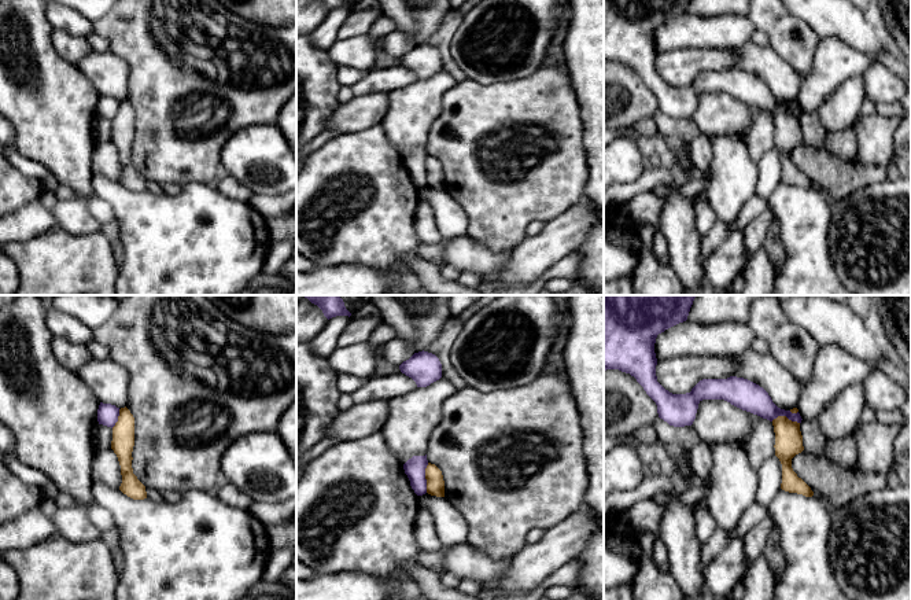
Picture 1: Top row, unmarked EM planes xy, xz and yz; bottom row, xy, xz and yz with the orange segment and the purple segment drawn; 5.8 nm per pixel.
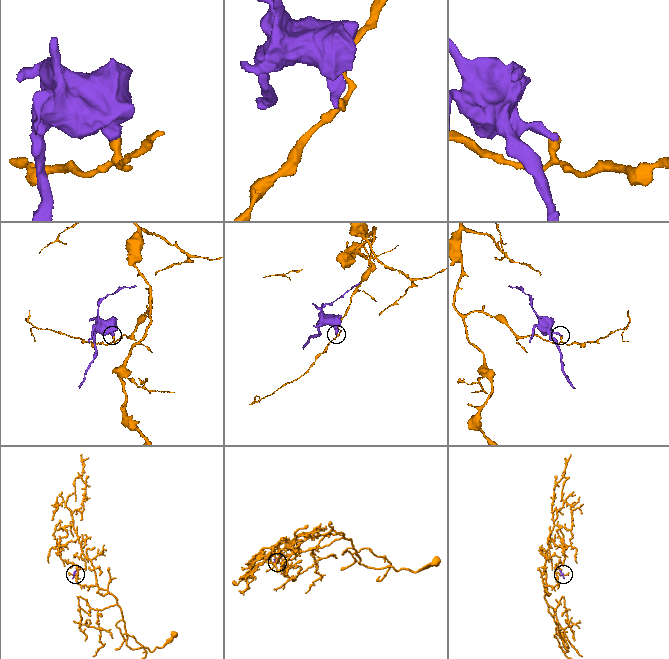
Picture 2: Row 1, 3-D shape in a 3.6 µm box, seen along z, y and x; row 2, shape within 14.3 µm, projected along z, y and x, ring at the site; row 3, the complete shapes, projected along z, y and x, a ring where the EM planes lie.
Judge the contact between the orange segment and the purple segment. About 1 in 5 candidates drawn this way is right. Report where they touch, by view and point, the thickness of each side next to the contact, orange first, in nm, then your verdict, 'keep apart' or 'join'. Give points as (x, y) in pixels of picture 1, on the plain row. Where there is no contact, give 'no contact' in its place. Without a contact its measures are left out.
contact xz (426, 170); calibres 110 and 120 nm; keep apart

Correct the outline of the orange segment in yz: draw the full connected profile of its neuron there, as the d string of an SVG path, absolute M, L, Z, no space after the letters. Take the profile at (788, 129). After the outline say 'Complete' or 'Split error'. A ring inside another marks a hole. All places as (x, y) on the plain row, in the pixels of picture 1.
M778 108L772 113L772 118L775 125L775 148L782 157L781 181L812 189L814 184L811 180L792 161L792 151L804 143L800 115L792 114L786 108Z. Complete

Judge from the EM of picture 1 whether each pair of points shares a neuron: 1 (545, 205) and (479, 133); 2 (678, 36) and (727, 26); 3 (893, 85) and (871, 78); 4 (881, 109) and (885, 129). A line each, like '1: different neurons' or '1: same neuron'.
1: same neuron
2: same neuron
3: same neuron
4: different neurons

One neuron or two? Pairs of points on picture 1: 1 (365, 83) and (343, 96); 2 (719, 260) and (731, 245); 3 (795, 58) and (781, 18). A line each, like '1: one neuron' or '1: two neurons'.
1: two neurons
2: one neuron
3: one neuron

